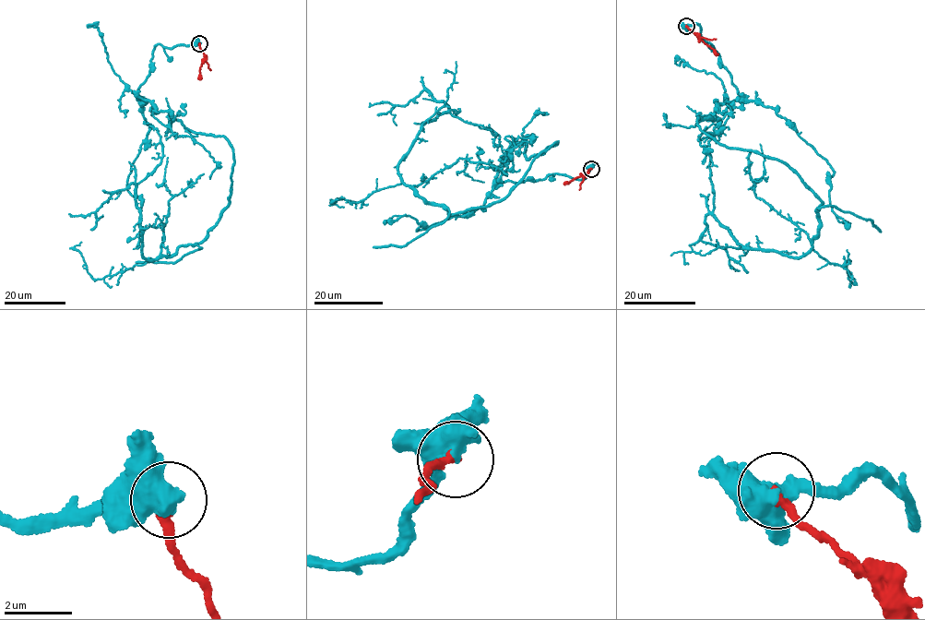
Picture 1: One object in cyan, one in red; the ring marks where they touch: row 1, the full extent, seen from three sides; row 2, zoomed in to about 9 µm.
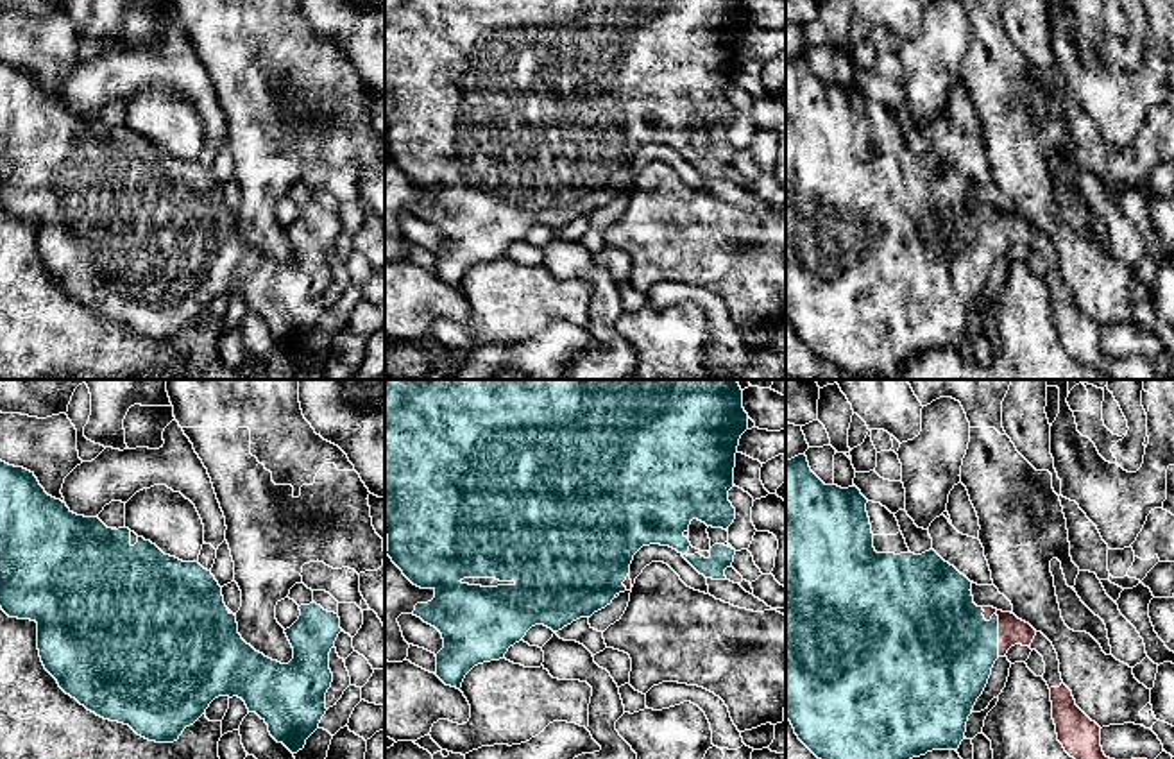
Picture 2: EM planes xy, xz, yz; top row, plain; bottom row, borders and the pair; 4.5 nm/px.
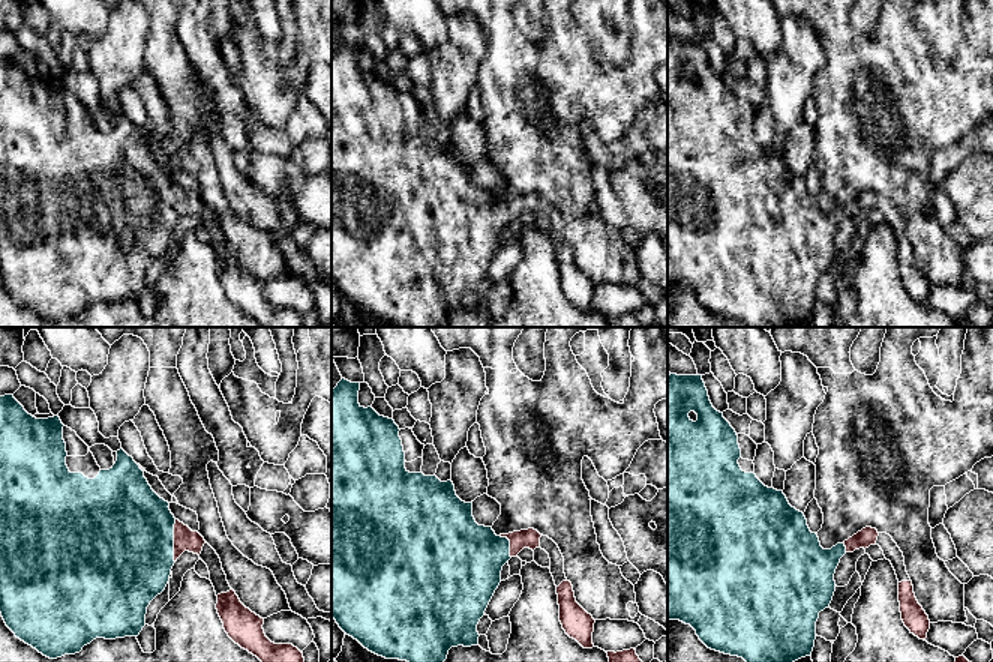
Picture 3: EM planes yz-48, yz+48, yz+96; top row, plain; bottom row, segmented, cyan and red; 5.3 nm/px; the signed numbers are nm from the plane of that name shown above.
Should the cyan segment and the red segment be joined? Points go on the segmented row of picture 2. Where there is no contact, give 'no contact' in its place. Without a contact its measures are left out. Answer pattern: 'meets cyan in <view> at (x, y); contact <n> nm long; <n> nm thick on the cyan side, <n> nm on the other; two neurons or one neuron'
meets cyan in yz at (997, 625); contact 240 nm long; 440 nm thick on the cyan side, 130 nm on the other; one neuron

